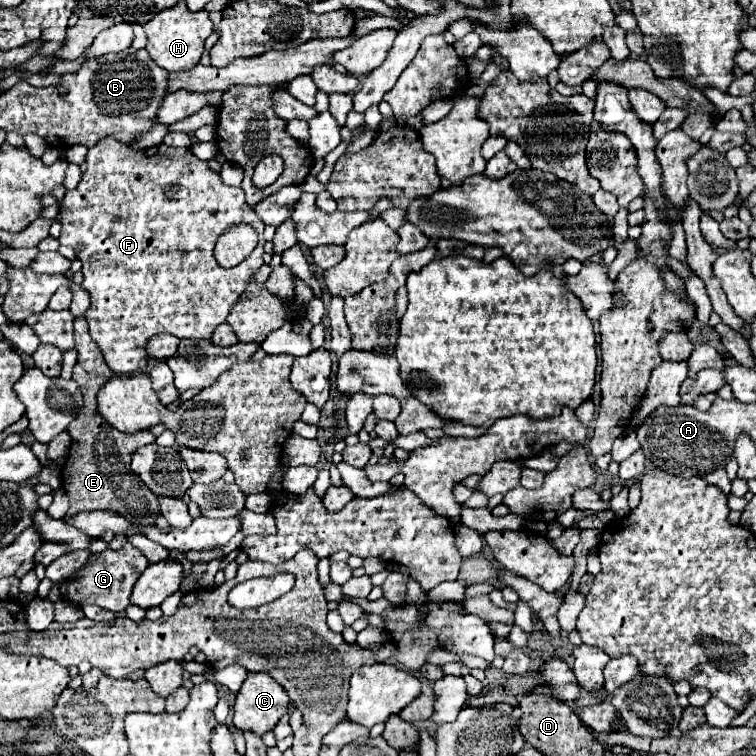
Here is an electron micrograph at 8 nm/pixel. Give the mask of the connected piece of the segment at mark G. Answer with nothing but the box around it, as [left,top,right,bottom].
[65,542,149,612]

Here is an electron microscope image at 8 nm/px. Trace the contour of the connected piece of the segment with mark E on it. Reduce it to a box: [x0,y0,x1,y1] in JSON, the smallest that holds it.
[61,426,159,524]

